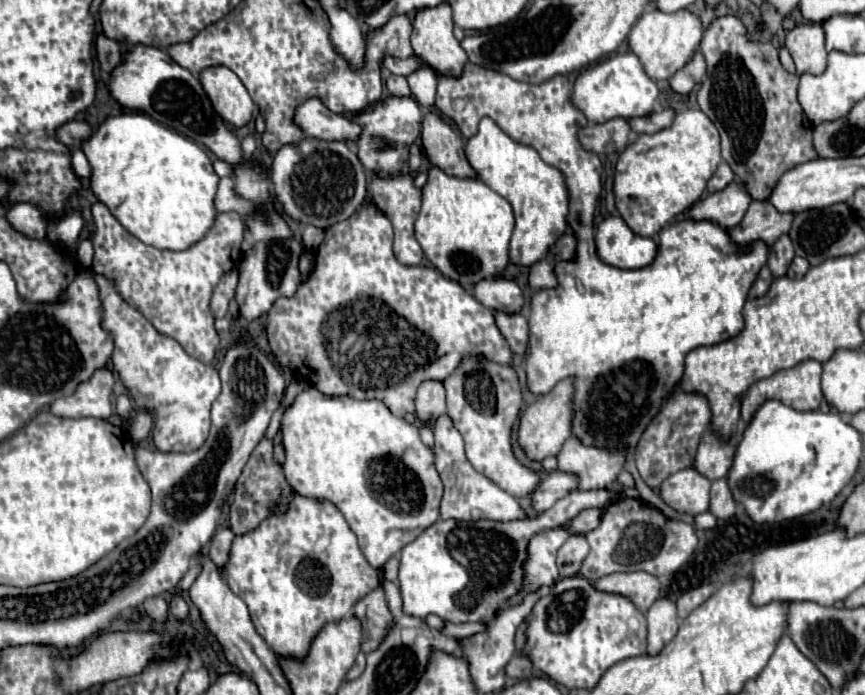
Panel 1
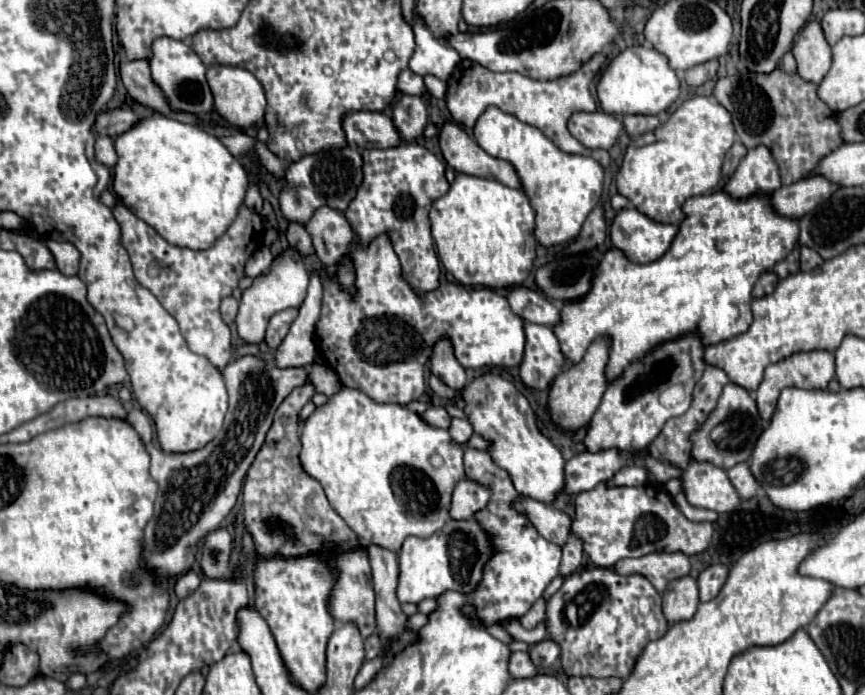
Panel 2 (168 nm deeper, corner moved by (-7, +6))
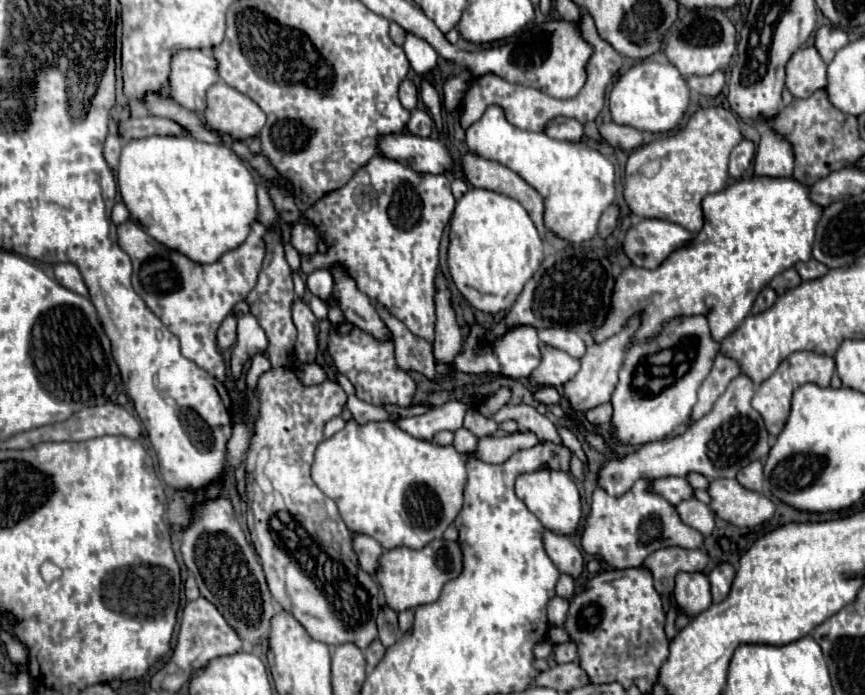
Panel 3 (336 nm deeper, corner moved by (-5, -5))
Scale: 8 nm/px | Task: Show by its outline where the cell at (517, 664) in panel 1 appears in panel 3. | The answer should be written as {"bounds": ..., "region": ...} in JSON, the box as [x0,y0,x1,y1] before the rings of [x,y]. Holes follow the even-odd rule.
{"bounds":[553,642,577,664],"region":[[[565,642],[565,644],[559,644],[555,646],[555,652],[553,652],[553,660],[557,664],[567,664],[567,662],[573,662],[577,658],[577,650],[573,648],[573,644]]]}

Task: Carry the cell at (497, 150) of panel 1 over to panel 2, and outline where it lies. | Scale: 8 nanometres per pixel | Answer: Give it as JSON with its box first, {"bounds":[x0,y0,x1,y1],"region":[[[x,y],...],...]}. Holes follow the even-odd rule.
{"bounds":[473,105,603,245],"region":[[[493,105],[479,115],[473,135],[479,147],[489,155],[515,165],[523,189],[537,211],[535,237],[541,245],[561,245],[579,235],[587,215],[599,203],[603,193],[603,167],[591,155],[561,151],[537,127],[527,125]]]}

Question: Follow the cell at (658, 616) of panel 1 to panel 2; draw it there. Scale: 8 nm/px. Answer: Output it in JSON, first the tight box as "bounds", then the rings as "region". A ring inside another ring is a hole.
{"bounds":[663,575,699,625],"region":[[[691,575],[669,581],[663,593],[663,613],[673,625],[677,621],[687,621],[695,615],[699,605],[699,587],[697,579]]]}

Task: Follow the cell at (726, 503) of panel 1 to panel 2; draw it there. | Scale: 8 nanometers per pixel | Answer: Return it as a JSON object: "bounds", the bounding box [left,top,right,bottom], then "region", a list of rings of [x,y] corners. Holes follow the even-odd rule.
{"bounds":[727,461,759,499],"region":[[[743,461],[743,463],[735,465],[735,467],[731,467],[731,469],[727,471],[727,475],[729,475],[731,483],[735,485],[735,489],[741,493],[741,497],[751,499],[751,497],[757,493],[759,483],[755,481],[755,477],[753,477],[753,473],[751,473],[747,461]]]}

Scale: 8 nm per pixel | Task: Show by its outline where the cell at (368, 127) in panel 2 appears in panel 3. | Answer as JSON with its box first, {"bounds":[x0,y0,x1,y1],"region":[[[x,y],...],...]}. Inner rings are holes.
{"bounds":[379,134,451,174],"region":[[[385,134],[379,136],[379,154],[383,158],[401,162],[417,172],[441,174],[451,166],[445,144],[437,138],[421,138],[413,134]]]}

